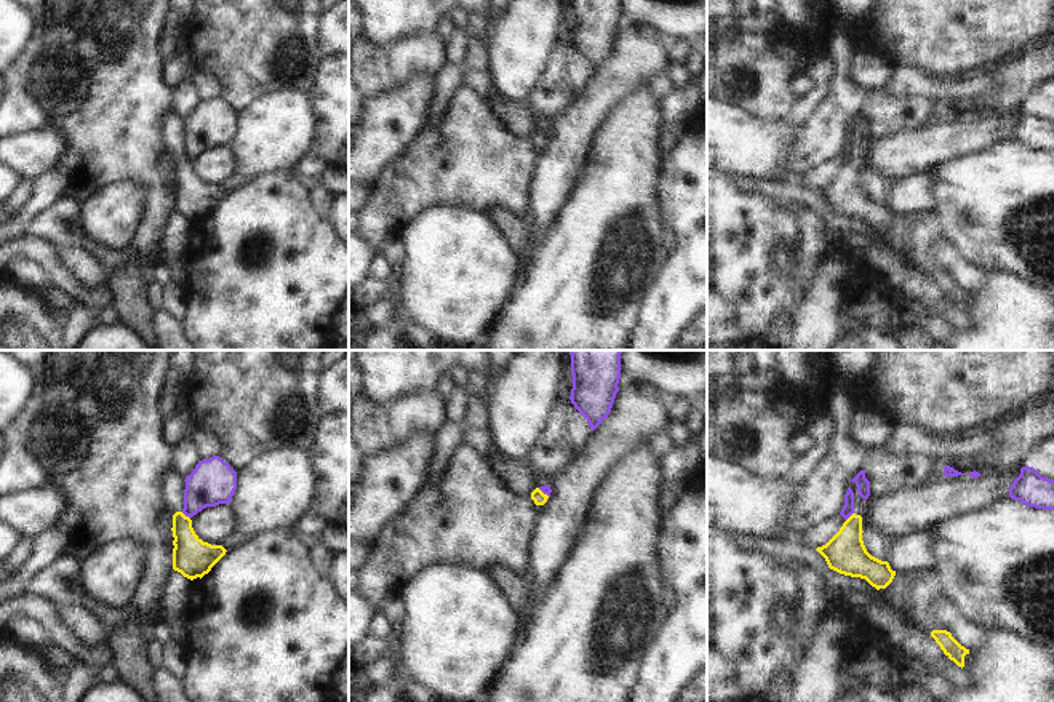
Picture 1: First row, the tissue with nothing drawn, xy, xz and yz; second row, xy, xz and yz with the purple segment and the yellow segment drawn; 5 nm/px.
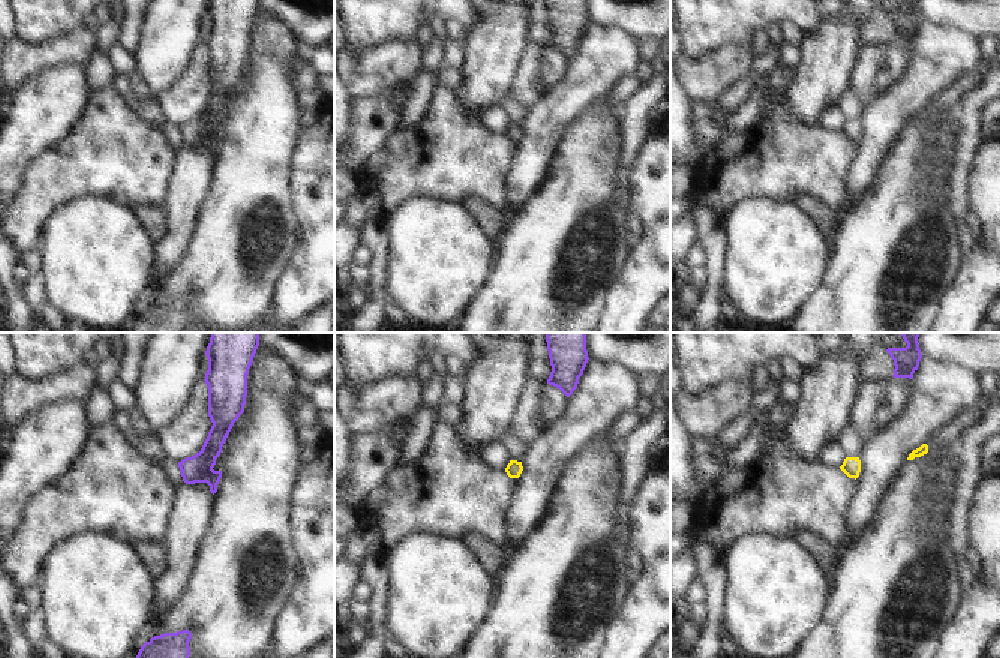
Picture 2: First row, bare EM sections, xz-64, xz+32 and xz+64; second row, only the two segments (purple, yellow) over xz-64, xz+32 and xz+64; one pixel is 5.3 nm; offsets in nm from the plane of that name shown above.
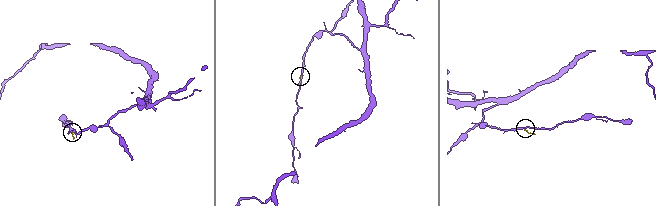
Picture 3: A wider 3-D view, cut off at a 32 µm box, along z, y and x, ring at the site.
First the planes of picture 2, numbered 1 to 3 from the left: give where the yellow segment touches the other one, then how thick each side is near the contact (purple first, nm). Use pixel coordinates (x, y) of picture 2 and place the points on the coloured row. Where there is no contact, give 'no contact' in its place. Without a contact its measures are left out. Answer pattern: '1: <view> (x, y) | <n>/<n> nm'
1: no contact
2: no contact
3: no contact

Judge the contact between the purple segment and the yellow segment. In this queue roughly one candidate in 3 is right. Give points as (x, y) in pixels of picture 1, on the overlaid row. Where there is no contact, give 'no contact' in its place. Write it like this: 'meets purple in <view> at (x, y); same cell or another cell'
meets purple in xy at (186, 515); another cell

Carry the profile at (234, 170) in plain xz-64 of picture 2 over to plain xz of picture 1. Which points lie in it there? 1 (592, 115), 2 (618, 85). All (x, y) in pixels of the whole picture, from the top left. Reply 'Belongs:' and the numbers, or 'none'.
Belongs: none

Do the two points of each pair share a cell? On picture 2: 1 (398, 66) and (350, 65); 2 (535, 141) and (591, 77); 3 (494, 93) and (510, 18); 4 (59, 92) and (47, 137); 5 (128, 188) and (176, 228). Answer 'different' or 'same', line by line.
1: same
2: same
3: same
4: same
5: different

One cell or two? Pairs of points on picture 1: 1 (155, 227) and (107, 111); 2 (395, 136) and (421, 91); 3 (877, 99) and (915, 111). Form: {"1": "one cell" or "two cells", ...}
{"1": "one cell", "2": "one cell", "3": "one cell"}

